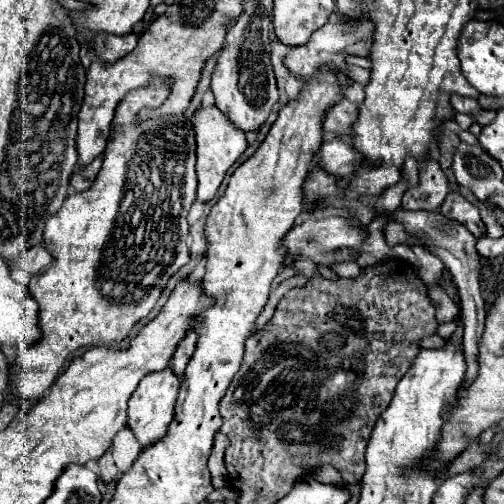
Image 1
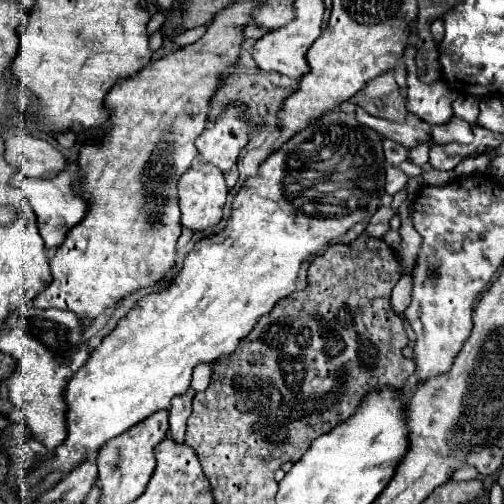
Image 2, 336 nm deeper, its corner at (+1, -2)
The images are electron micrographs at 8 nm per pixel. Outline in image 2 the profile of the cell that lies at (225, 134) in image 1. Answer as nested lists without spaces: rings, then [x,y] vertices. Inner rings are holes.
[[[197,162],[183,178],[179,180],[177,194],[179,194],[179,208],[181,208],[181,226],[189,228],[193,232],[201,232],[207,228],[213,228],[223,218],[223,206],[227,198],[227,184],[221,170],[215,170],[215,166],[207,166],[207,162]]]

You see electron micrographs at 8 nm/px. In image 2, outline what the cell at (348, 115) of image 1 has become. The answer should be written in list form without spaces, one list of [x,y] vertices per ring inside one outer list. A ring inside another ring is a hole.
[[[357,108],[357,120],[365,126],[371,126],[375,132],[383,134],[385,138],[391,138],[407,148],[415,148],[419,144],[425,144],[425,142],[431,142],[431,134],[423,128],[417,128],[417,126],[411,126],[411,124],[399,124],[399,122],[389,122],[389,120],[381,120],[381,118],[375,118],[371,114],[367,114],[363,108]]]

